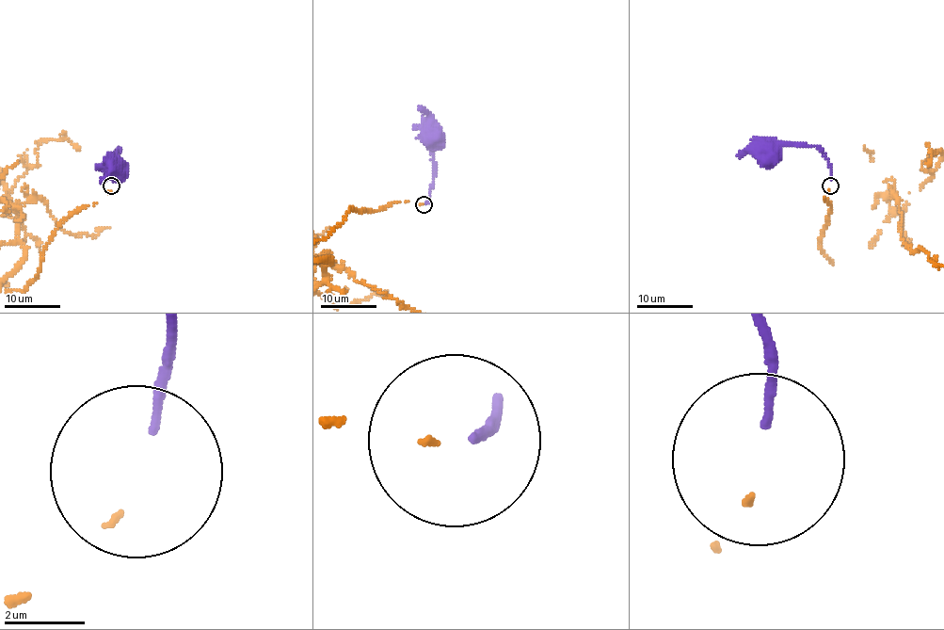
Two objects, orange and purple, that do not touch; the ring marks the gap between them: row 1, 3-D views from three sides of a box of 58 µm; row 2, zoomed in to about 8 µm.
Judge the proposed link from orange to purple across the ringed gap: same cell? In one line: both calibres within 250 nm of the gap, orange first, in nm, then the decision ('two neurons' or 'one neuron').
110 nm thick on the orange side, 200 nm on the other; one neuron

